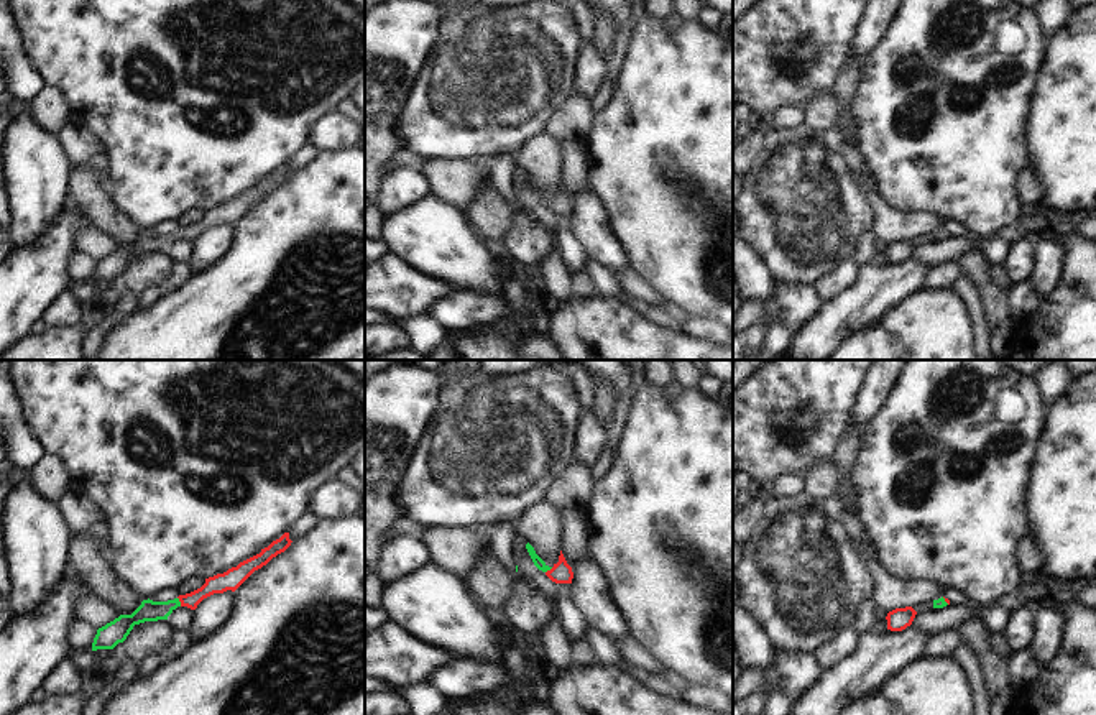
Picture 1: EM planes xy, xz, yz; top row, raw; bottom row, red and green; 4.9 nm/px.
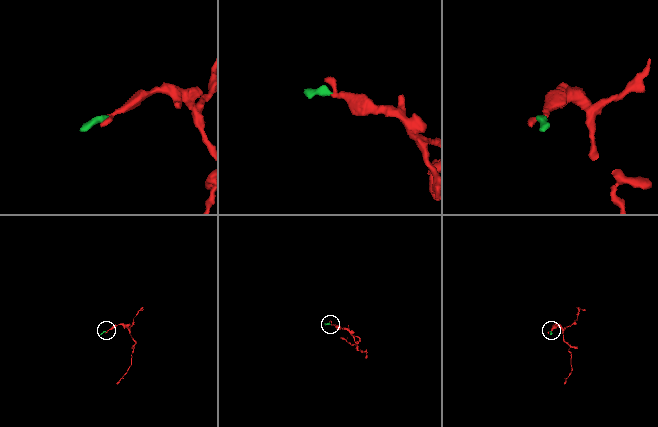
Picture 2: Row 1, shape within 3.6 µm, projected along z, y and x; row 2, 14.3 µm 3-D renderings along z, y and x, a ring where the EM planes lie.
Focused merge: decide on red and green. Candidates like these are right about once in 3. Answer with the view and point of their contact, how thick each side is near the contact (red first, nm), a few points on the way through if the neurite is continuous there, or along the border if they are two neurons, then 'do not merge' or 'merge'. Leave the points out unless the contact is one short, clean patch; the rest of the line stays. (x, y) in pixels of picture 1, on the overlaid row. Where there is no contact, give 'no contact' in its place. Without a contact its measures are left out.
meets red in xy at (179, 600); 90 nm thick on the red side, 100 nm on the other; runs through xy (221, 582), (191, 600), (179, 600), (161, 610), (148, 610); merge

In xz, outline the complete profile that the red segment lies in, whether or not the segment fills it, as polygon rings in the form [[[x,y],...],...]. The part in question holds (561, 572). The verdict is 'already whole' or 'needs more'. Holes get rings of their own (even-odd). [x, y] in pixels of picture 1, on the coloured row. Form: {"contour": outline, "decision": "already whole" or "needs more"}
{"contour": [[[527,542],[526,549],[534,562],[534,565],[542,570],[552,582],[555,584],[572,584],[573,572],[572,567],[567,564],[562,551],[559,556],[559,562],[549,567],[534,551],[534,547]]], "decision": "needs more"}

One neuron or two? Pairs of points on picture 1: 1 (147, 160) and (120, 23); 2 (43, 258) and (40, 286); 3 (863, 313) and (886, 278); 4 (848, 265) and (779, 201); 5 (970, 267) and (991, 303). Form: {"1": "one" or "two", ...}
{"1": "one", "2": "one", "3": "one", "4": "two", "5": "one"}

